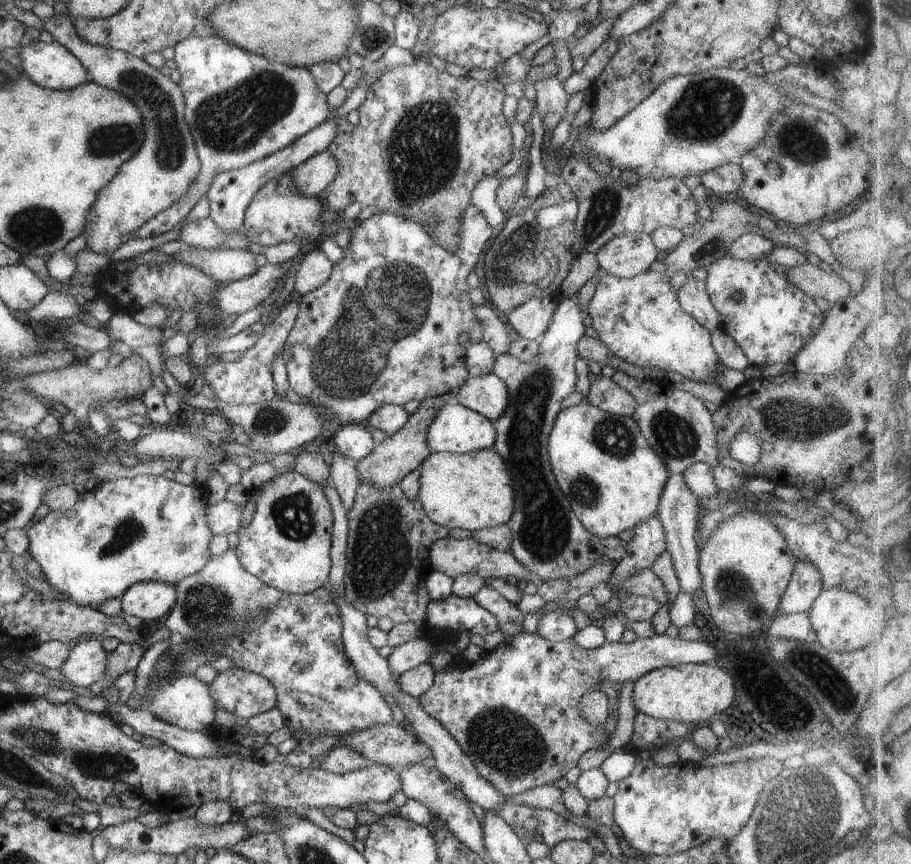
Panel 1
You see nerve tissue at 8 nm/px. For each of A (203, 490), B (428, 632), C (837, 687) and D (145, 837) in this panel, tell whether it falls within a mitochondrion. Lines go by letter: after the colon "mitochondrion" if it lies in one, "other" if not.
A: other
B: other
C: mitochondrion
D: other

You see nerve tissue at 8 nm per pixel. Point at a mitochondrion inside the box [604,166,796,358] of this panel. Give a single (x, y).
(715, 245)

